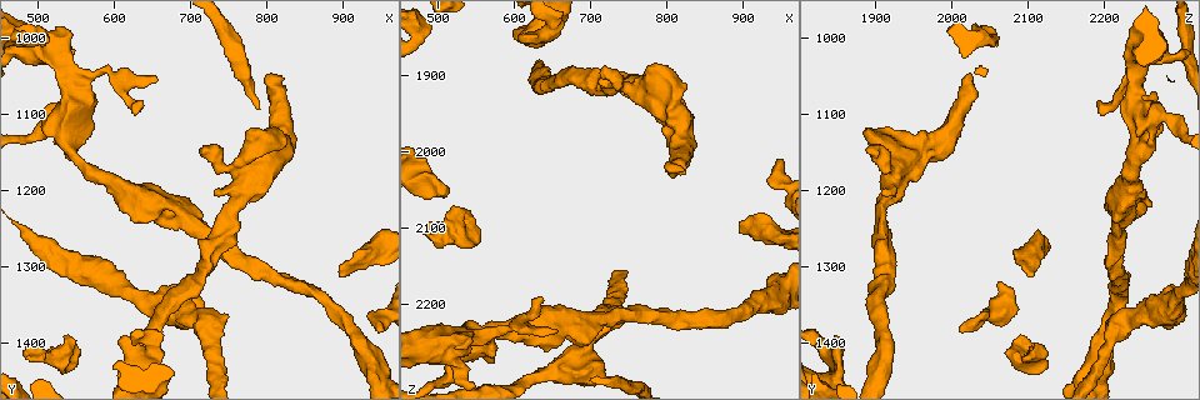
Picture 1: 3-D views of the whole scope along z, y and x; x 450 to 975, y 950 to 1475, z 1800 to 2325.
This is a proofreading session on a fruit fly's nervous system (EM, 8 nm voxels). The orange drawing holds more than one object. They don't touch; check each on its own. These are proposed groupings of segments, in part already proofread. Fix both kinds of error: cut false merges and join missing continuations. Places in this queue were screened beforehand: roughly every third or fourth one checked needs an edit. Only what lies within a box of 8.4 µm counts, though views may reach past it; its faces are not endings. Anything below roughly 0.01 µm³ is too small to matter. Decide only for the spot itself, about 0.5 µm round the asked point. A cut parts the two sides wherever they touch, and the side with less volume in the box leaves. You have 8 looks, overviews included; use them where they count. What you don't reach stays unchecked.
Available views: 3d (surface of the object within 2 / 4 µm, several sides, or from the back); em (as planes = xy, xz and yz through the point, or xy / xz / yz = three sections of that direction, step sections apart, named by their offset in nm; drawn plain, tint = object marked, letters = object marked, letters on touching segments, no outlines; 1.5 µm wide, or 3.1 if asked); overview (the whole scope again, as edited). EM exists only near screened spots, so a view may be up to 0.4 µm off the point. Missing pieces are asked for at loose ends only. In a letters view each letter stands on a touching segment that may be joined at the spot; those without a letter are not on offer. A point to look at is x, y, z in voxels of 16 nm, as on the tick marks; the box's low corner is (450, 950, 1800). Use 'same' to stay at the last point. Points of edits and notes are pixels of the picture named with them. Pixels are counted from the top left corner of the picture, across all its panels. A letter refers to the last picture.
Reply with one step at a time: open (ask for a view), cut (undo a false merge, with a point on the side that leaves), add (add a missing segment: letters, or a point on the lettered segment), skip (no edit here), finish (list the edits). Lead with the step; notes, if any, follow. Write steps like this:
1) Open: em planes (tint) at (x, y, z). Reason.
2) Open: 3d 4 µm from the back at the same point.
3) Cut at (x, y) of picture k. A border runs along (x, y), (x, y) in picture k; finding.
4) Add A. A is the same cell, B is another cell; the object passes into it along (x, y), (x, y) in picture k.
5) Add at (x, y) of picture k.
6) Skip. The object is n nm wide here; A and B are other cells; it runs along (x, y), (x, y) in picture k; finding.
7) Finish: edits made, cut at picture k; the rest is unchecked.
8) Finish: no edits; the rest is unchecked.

Open: 3d 2 µm at (800, 1050, 2020). Branch stops here.

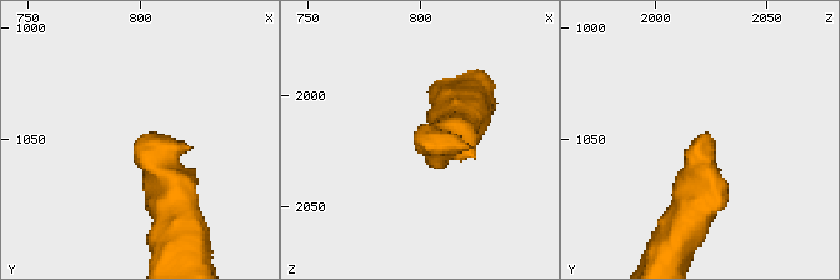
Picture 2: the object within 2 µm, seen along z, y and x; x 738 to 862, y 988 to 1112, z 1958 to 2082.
Open: em xy step 8 (letters) at (800, 1050, 2021). Shape alone is not enough.

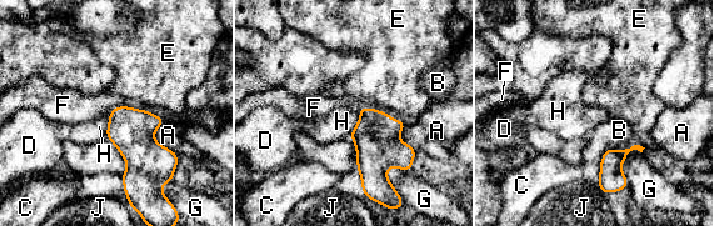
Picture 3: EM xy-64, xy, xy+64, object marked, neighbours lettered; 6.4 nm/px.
Add E. The object is 200 nm wide here; E is the same cell, A, B, C, D, F, G, H and J are other cells; the object passes into it along (377, 139), (382, 111), (390, 79) in picture 3; the neuron continues.

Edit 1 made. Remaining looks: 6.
Open: em xy step 4 (tint) at (950, 1380, 2010). An open end.

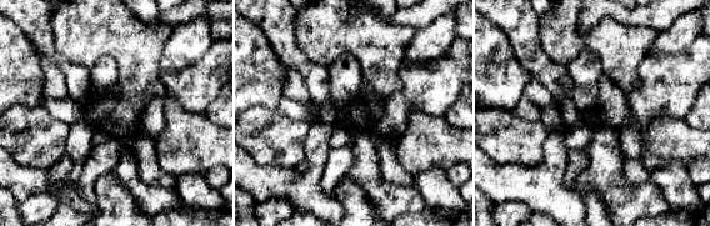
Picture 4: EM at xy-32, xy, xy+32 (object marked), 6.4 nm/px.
Open: em planes (letters) at the same point. Cut it another way.

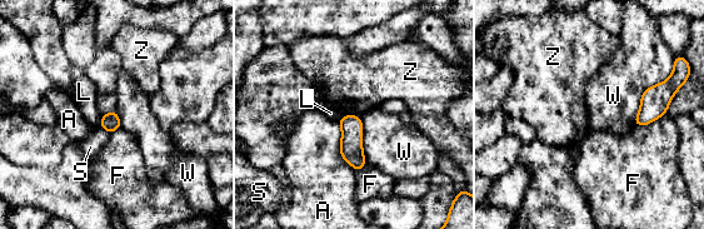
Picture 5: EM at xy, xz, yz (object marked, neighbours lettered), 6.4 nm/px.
Skip. A, F, L, S, W and Z are other cells; a border runs along (359, 115), (341, 117) in picture 5; no lettered segment goes on from it.

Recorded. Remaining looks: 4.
Open: em planes (letters) at (520, 1105, 2295). Abrupt turn.

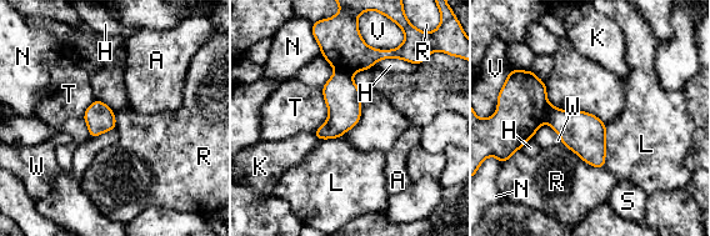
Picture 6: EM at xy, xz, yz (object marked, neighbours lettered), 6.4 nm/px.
Cut at (579, 131) of picture 6. The longest contact is with R, 320 nm; A, H, K, L, N, R, S, T, V and W are other cells; a border runs along (549, 104), (544, 121) in picture 6; two neurons meet here.

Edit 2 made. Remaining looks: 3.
Finish: edits made, add at picture 3, cut at picture 6; the rest is unchecked.

